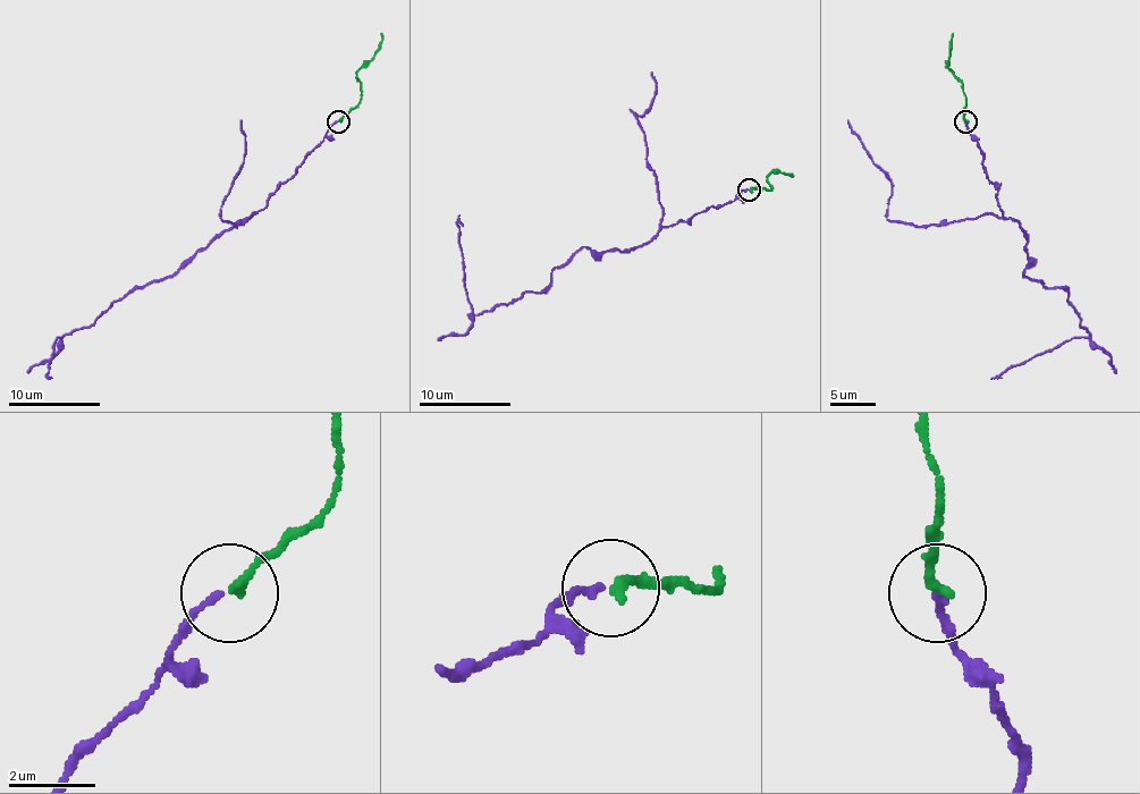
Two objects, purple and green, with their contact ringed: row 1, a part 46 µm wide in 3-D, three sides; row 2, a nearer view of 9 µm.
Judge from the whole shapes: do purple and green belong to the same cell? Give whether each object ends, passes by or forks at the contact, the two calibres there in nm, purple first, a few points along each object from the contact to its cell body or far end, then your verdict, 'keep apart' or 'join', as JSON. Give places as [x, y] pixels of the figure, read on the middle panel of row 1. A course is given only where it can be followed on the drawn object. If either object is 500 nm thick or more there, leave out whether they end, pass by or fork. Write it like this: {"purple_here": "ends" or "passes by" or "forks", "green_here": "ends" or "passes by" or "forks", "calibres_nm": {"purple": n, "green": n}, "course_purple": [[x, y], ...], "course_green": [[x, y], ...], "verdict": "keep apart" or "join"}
{"purple_here": "ends", "green_here": "ends", "calibres_nm": {"purple": 160, "green": 240}, "course_purple": [[749, 189], [632, 250], [584, 247], [539, 293], [476, 313], [465, 290], [458, 216]], "course_green": [[749, 189], [771, 189], [767, 178], [780, 171], [792, 176]], "verdict": "join"}

